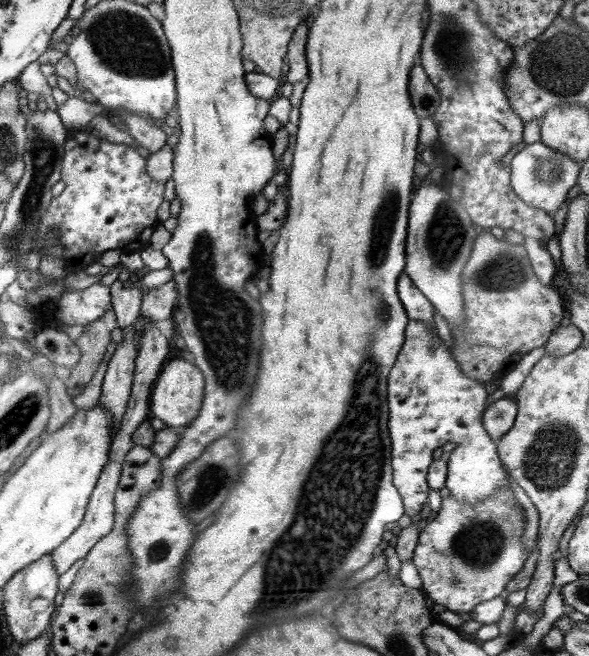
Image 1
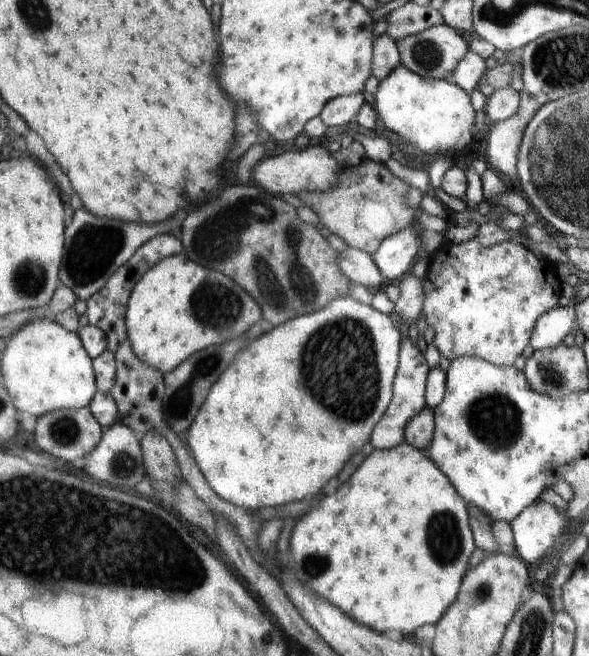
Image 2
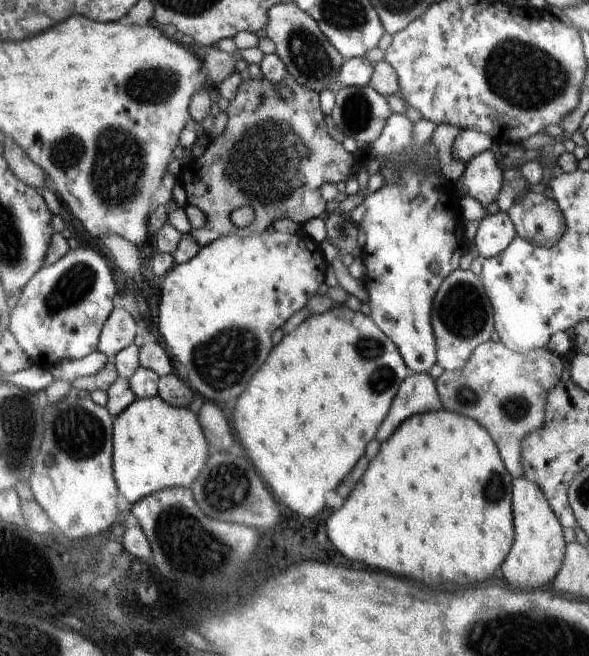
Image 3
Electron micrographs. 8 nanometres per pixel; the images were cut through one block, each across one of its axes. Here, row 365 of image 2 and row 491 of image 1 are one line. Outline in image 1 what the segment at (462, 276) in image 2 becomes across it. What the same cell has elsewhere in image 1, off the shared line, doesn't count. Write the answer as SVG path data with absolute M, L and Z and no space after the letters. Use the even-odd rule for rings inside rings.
M497 488L495 492L476 505L462 503L454 495L445 493L438 514L433 520L427 521L419 534L411 561L422 579L422 592L442 609L472 613L480 602L499 597L527 560L528 550L522 540L527 525L525 511L514 497L513 490Z

